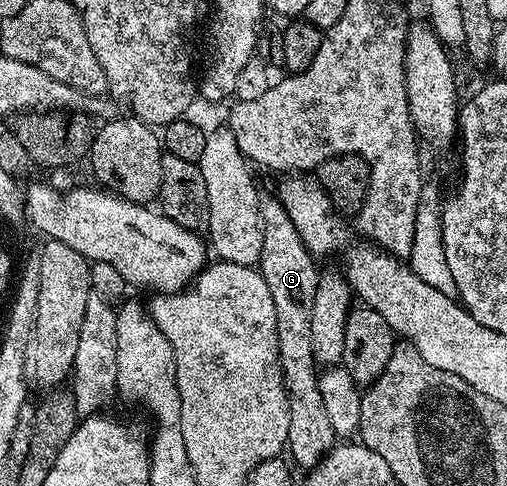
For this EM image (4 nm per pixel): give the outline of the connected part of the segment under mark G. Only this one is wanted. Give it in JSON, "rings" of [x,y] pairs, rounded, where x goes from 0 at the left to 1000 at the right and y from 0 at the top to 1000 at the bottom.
{"rings":[[[519,401],[509,414],[521,481],[513,558],[521,580],[529,580],[529,597],[536,603],[536,621],[544,630],[548,743],[556,755],[556,780],[564,786],[572,846],[564,903],[568,930],[580,936],[582,957],[588,953],[598,967],[613,967],[663,914],[655,868],[647,868],[639,819],[631,813],[631,757],[619,737],[615,704],[615,621],[627,595],[631,553],[619,545],[625,543],[621,529],[600,506],[584,465],[576,465],[576,449],[568,449],[556,414],[533,403]]]}

